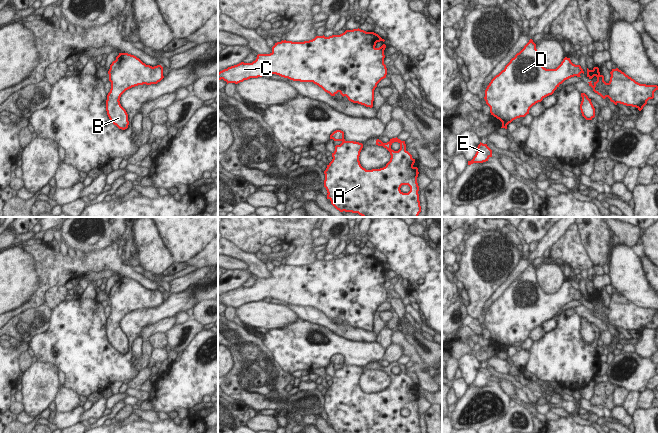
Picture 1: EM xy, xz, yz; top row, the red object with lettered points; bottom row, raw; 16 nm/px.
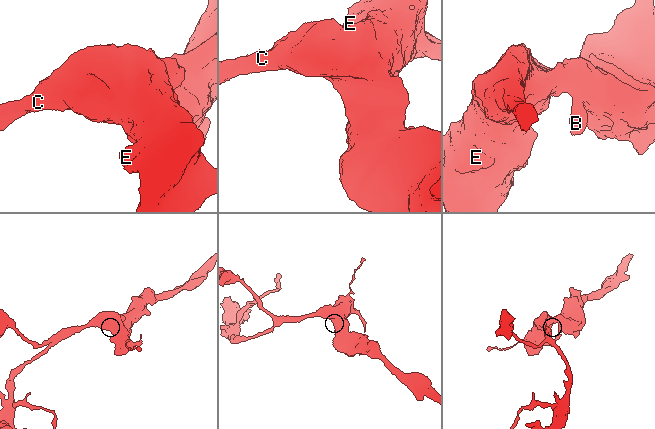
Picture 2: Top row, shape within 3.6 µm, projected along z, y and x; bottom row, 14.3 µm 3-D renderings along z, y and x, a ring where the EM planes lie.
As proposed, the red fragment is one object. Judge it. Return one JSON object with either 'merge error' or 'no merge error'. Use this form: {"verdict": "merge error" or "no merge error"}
{"verdict": "no merge error"}

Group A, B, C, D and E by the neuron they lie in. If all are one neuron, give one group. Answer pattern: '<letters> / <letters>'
A B C D E

